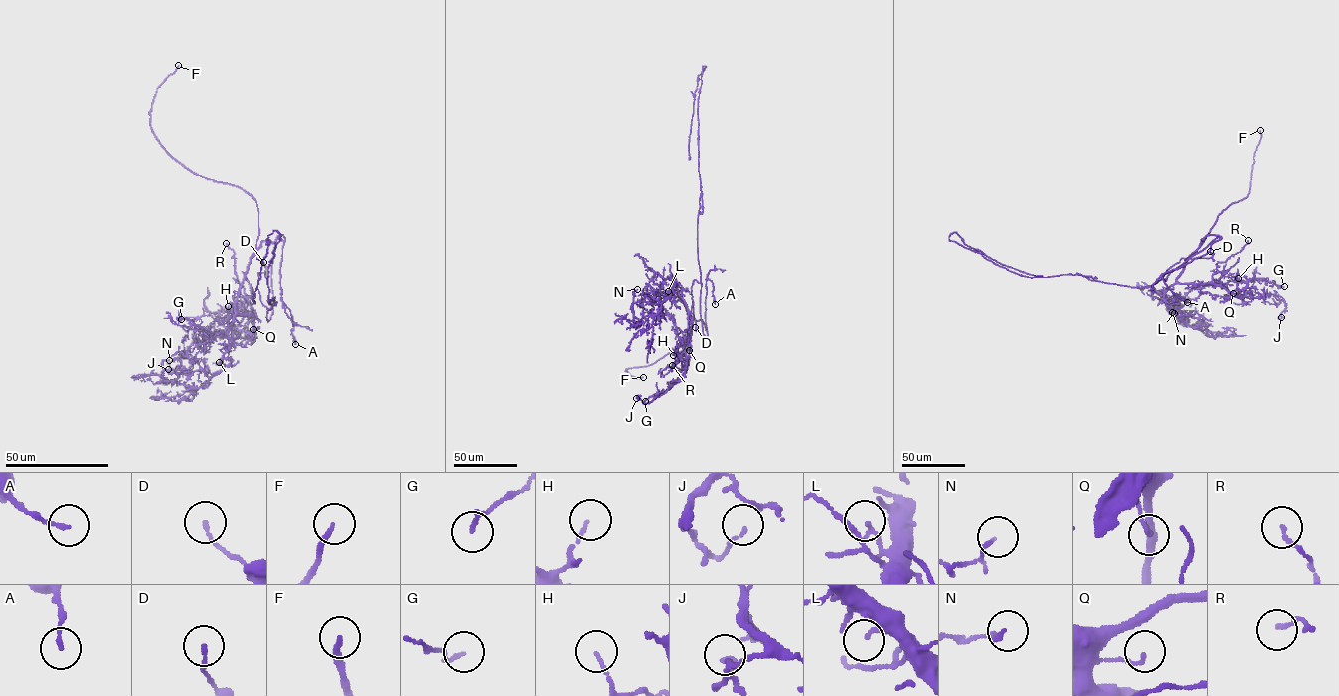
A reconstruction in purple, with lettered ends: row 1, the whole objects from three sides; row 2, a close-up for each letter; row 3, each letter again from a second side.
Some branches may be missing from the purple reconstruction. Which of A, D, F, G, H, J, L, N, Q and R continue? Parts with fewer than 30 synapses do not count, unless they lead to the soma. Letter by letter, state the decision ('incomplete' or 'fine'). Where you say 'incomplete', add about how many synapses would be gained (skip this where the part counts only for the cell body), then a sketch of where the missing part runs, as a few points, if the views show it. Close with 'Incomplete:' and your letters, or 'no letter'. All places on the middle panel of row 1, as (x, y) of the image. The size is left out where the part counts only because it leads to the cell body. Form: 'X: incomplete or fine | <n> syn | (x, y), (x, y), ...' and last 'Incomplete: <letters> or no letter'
A: fine
D: fine
F: incomplete
G: fine
H: fine
J: fine
L: fine
N: fine
Q: fine
R: fine
Incomplete: F

